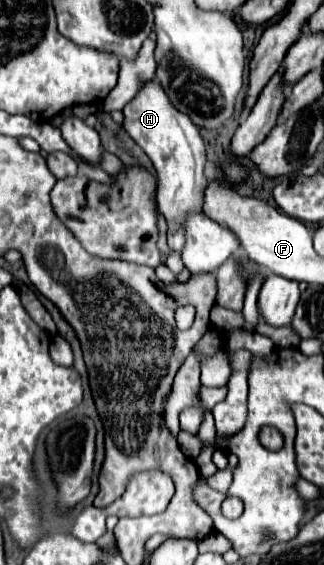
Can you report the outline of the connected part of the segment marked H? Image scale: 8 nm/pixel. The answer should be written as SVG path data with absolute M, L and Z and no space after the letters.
M151 79L139 87L137 95L123 109L123 115L125 115L125 121L123 121L125 131L149 155L149 159L153 161L153 165L157 169L157 175L159 175L157 205L169 223L169 231L167 231L169 249L181 251L183 243L185 243L185 239L183 239L185 233L181 229L181 223L187 213L191 213L191 211L201 213L203 191L207 185L207 177L203 173L205 145L201 141L199 129L197 129L197 125L193 125L193 121L185 113L177 111L169 103L169 97L165 95L165 91L157 83L157 79Z

